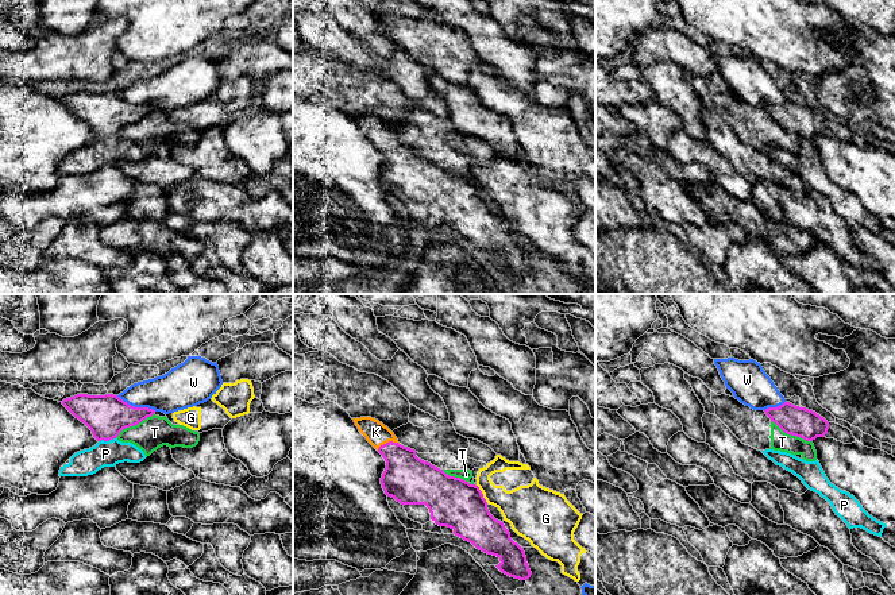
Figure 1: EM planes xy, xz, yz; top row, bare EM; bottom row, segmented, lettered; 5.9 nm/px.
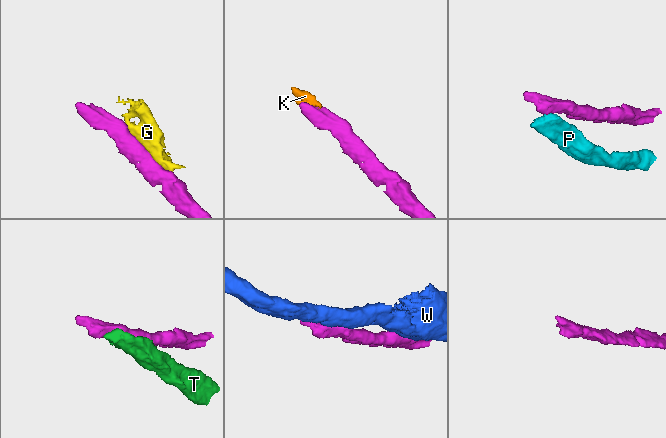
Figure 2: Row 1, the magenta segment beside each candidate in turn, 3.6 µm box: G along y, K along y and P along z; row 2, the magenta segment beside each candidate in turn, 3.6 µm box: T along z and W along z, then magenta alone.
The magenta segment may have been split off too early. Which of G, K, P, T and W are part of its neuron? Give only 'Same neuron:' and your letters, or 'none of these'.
Same neuron: K

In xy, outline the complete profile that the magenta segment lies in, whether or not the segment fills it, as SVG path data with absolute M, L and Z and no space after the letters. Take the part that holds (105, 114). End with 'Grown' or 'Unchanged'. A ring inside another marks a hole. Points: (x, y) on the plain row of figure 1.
M77 92L62 98L62 103L81 120L84 120L97 139L109 139L130 124L135 124L155 108L135 105L117 93Z. Unchanged

